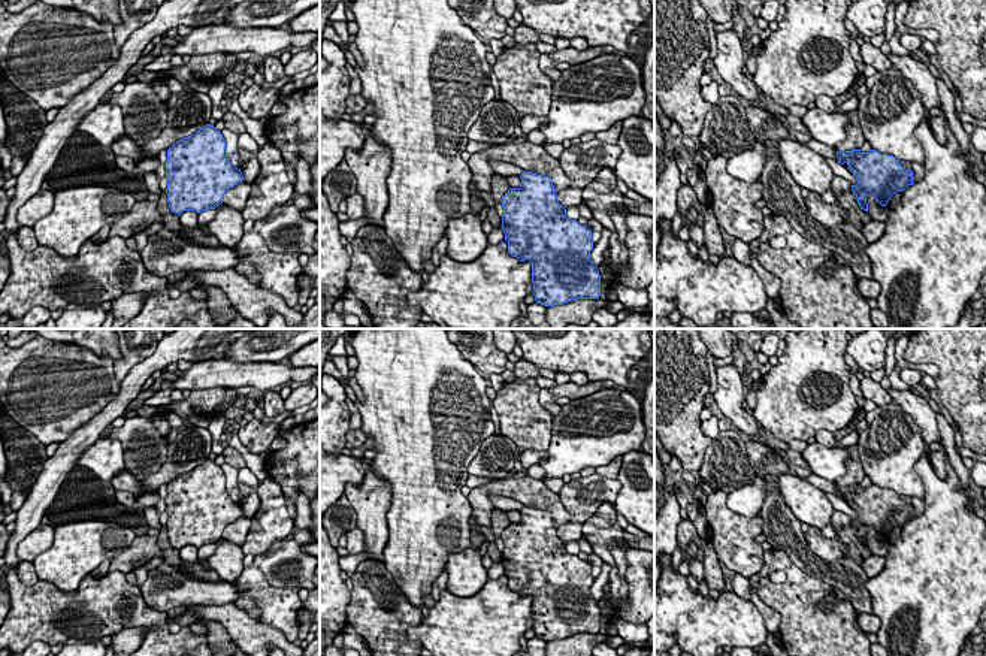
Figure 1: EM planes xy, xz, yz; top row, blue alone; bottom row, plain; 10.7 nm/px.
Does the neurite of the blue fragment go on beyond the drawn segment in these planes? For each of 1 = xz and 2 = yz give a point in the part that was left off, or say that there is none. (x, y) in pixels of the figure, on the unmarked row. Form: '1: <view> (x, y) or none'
1: none
2: none

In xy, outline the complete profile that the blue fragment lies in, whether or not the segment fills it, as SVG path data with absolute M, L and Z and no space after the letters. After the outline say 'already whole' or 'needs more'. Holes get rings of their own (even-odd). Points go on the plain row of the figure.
M211 459L173 478L164 501L167 538L178 550L215 544L226 526L244 516L241 504L227 493L221 466Z; already whole

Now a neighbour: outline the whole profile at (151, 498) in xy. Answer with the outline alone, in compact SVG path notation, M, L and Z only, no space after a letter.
M148 492L143 496L140 496L139 499L136 499L133 510L137 514L143 516L145 508L146 507L157 507L158 501L160 501L158 492Z

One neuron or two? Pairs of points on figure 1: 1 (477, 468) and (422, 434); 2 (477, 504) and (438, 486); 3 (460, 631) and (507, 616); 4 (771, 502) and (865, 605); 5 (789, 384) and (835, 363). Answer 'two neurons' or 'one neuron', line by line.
1: two neurons
2: two neurons
3: one neuron
4: one neuron
5: one neuron

